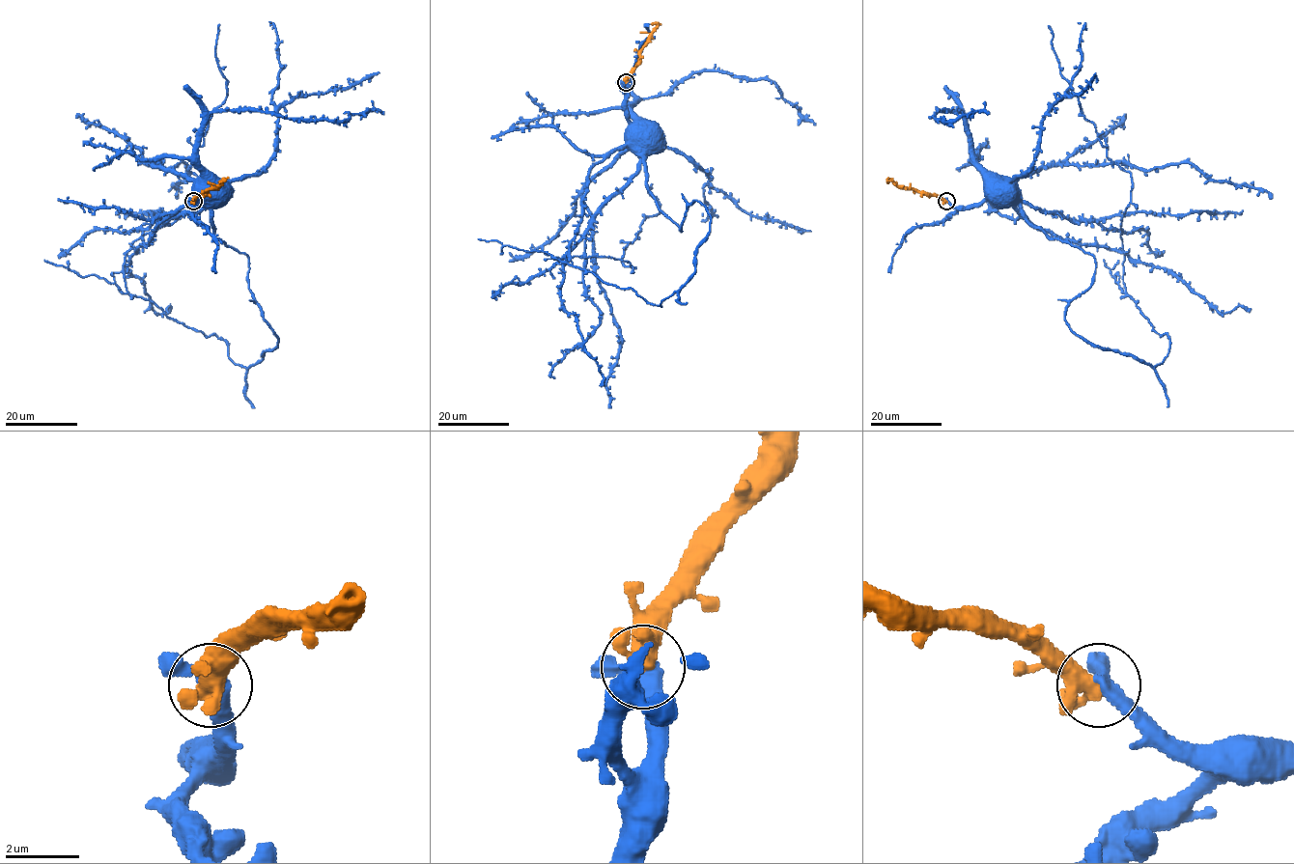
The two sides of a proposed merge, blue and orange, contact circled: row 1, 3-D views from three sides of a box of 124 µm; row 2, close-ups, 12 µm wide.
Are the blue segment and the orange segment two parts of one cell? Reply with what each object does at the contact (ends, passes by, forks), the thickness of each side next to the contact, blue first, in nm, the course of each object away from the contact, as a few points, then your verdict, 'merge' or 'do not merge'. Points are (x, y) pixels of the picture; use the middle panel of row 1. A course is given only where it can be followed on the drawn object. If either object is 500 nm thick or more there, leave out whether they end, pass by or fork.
blue passes by | orange passes by | 360/440 nm | blue via (626, 83), (624, 114), (632, 123), (636, 122), (642, 127), (643, 133) | orange via (626, 82), (639, 51), (657, 25), (652, 23) | merge

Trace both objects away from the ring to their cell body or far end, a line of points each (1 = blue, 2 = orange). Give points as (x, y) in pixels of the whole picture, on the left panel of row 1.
1: (193, 201), (194, 207), (191, 207), (210, 179), (210, 188)
2: (193, 201), (219, 183)

